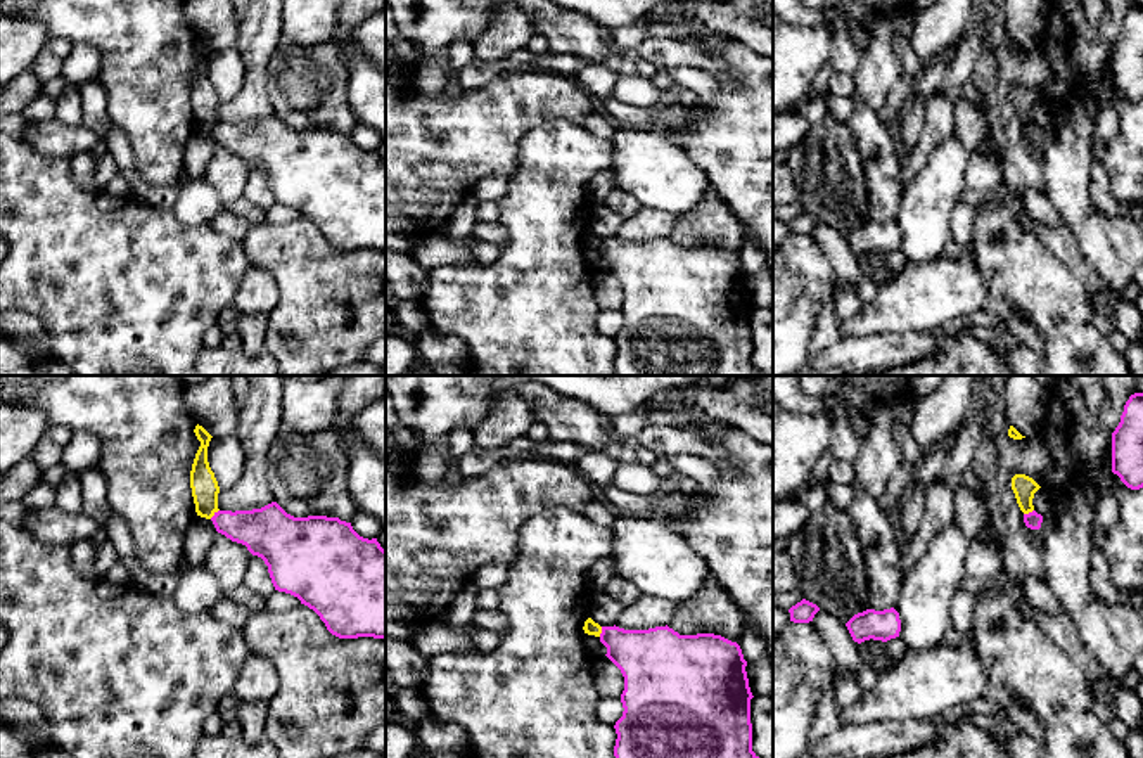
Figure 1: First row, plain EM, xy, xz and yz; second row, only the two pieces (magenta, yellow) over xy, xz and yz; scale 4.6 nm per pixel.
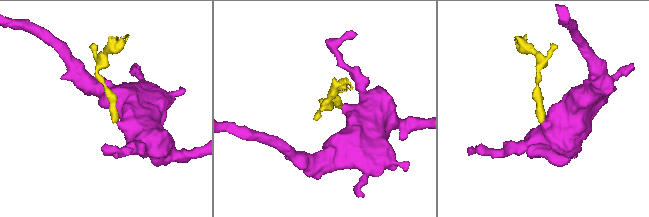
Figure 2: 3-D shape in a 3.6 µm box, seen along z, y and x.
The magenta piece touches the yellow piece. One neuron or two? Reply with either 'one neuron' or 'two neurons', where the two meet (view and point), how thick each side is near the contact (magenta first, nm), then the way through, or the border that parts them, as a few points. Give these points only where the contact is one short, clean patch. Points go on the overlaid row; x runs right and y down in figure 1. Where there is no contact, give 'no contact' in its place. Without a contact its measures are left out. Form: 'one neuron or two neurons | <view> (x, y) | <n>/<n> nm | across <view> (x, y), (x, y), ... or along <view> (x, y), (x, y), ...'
two neurons | xy (215, 514) | 220/130 nm | along xy (218, 509), (210, 518)

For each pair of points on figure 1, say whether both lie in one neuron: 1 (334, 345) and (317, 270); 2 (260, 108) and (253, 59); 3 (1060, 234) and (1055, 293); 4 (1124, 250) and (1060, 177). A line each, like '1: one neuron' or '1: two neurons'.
1: one neuron
2: one neuron
3: two neurons
4: one neuron

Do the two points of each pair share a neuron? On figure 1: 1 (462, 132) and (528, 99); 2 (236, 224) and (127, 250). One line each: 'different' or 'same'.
1: same
2: different

